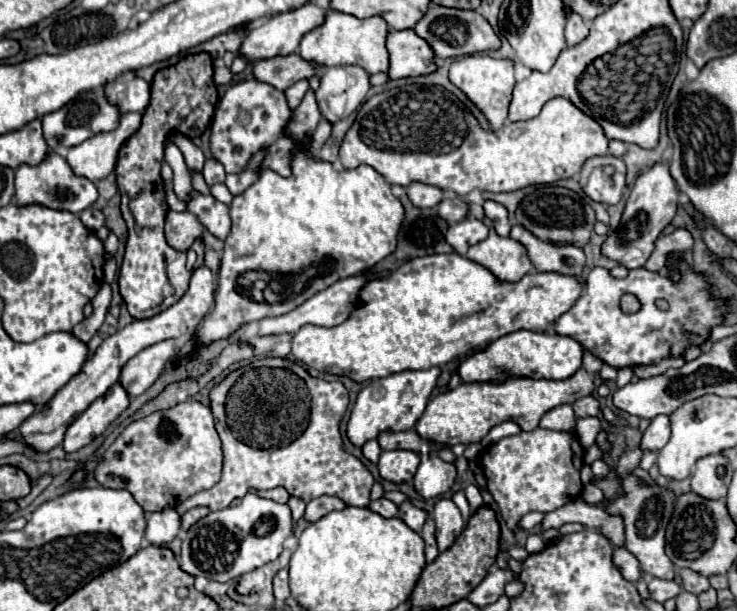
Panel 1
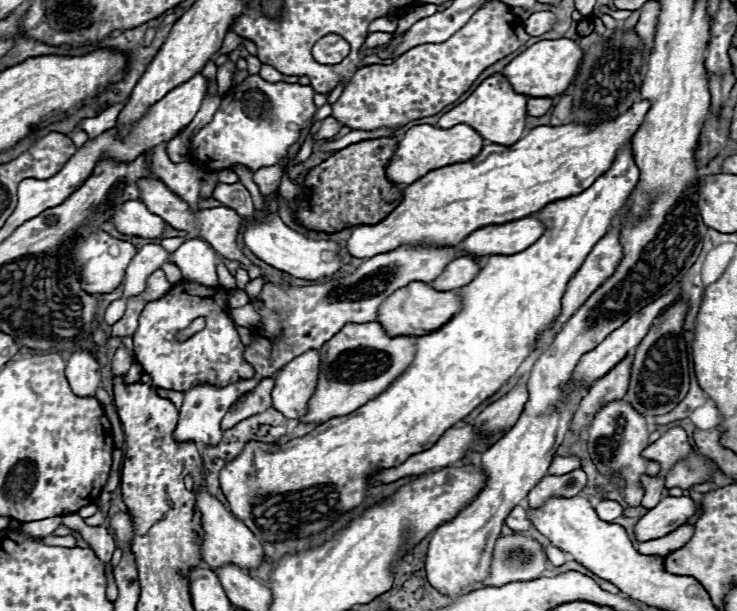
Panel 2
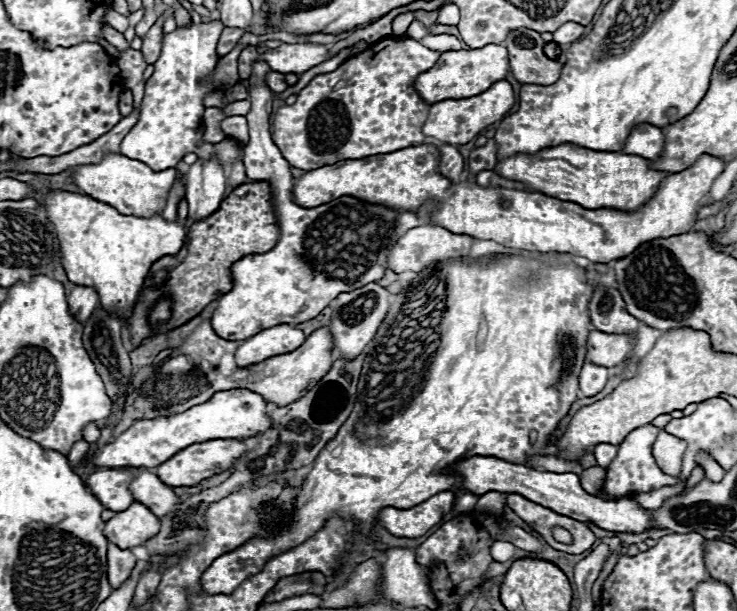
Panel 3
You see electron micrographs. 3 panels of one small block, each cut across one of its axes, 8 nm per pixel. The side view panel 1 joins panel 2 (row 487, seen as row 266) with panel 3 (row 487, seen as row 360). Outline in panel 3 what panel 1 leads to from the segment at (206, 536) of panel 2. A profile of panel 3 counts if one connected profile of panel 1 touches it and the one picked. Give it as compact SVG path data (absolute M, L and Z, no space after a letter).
M98 470L86 480L86 488L102 502L108 510L126 510L134 496L128 490L130 478L134 478L134 470Z

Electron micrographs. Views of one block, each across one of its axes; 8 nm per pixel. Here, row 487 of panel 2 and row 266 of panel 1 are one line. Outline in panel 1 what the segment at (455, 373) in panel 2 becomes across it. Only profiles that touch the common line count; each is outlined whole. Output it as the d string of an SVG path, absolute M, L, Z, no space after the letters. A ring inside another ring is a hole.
M298 152L292 162L290 178L282 178L272 170L264 170L244 194L234 196L230 204L230 216L232 232L226 238L214 308L204 316L202 324L196 330L192 356L196 356L204 346L210 346L216 340L230 338L242 324L262 320L266 316L292 312L294 308L298 308L298 304L326 290L330 284L354 276L364 268L376 266L398 246L398 228L402 226L404 208L402 202L392 194L390 184L374 168L358 166L354 170L336 170L332 164L316 160L310 152ZM326 260L334 260L338 268L334 268L330 276L318 276L318 280L310 280L302 296L286 296L282 304L258 304L258 300L254 300L254 272L274 272L274 276L298 276L298 272L308 272L314 264L326 264Z

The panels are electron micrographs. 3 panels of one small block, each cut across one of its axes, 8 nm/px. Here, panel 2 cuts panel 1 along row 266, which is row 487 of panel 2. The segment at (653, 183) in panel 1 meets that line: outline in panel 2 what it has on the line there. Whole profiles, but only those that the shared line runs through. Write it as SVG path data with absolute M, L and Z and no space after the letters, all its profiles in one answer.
M614 400L608 402L598 410L594 420L590 422L586 430L588 438L588 452L592 460L596 462L600 474L612 476L612 474L622 474L626 478L626 488L624 488L624 500L628 502L630 508L638 508L640 500L644 496L644 488L640 484L640 474L646 472L646 458L642 458L642 450L648 446L648 430L646 430L646 418L638 414L626 400Z

